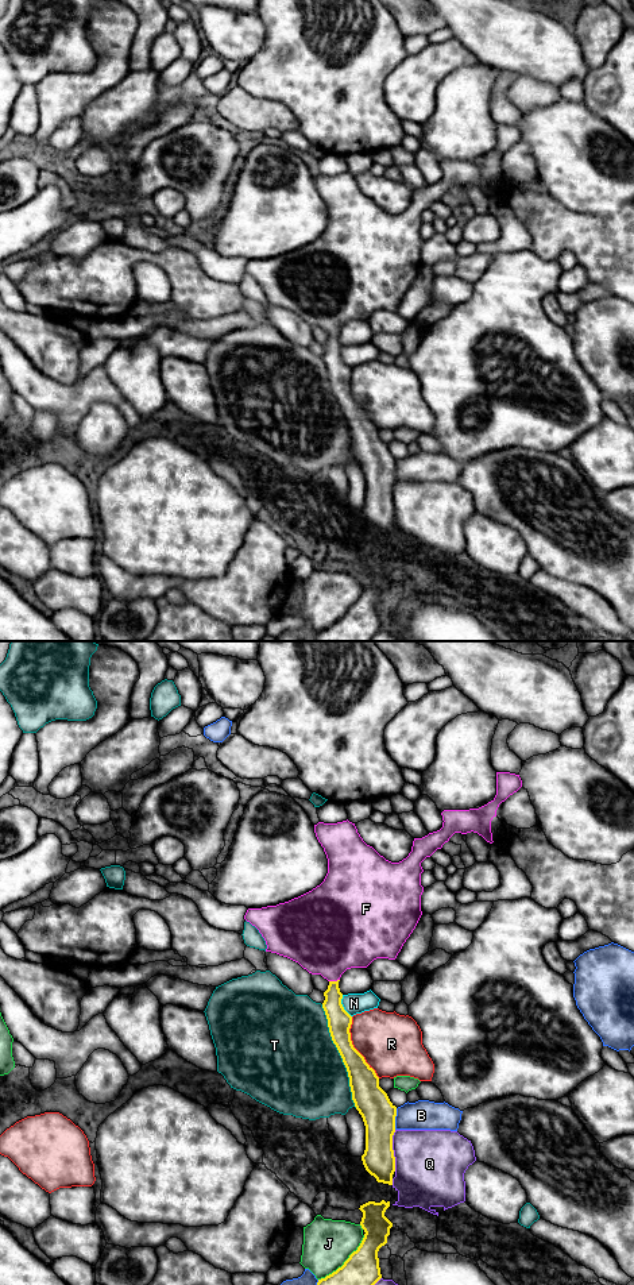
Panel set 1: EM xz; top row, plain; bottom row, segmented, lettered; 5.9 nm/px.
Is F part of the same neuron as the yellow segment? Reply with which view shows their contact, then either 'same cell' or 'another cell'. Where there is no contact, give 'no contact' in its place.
xz | same cell

